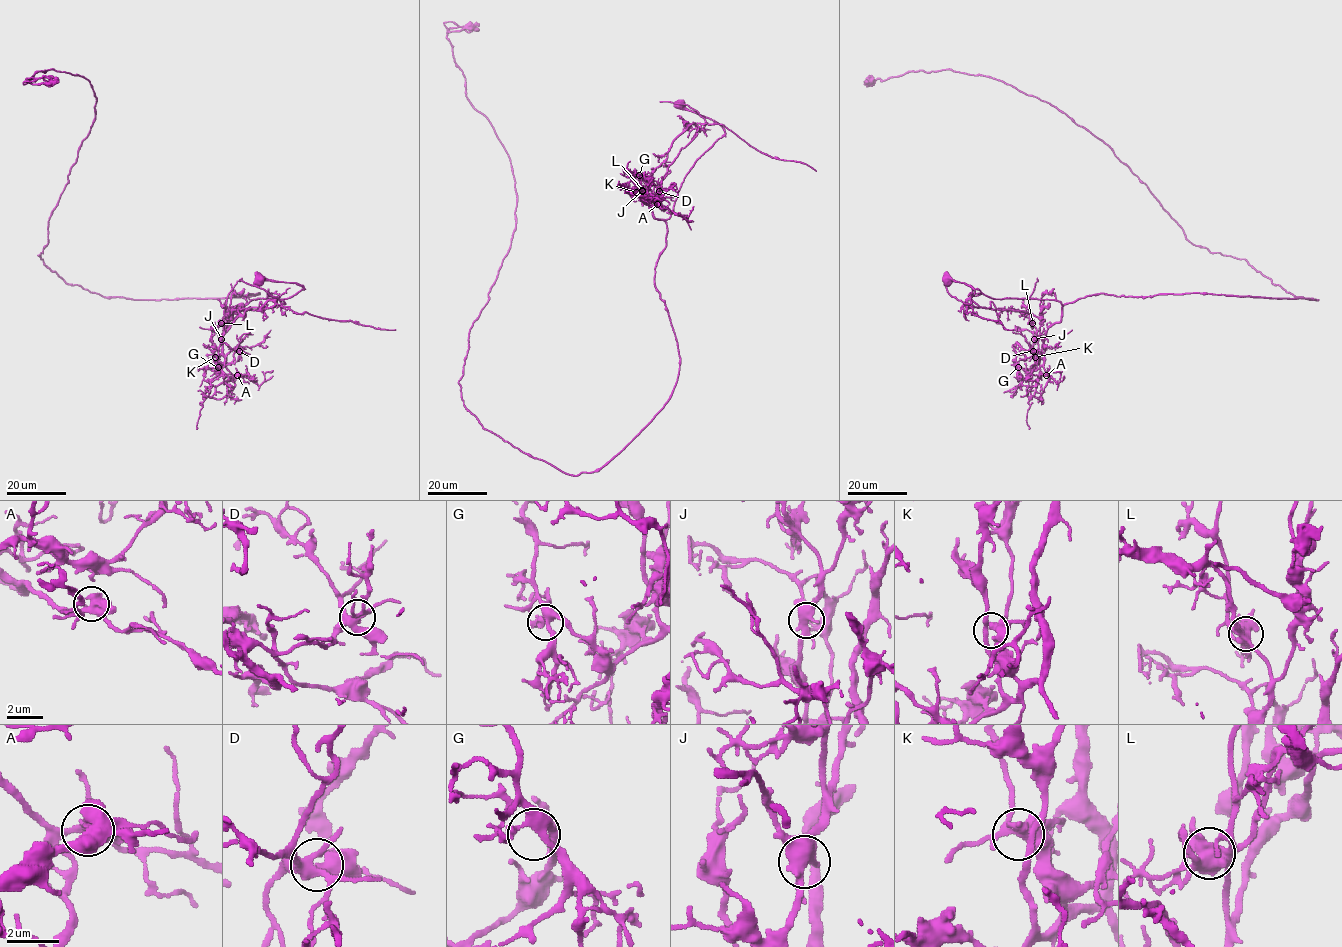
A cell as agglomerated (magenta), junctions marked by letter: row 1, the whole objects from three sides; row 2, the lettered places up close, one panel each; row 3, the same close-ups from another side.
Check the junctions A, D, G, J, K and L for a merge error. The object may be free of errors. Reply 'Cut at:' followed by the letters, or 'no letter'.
Cut at: L

